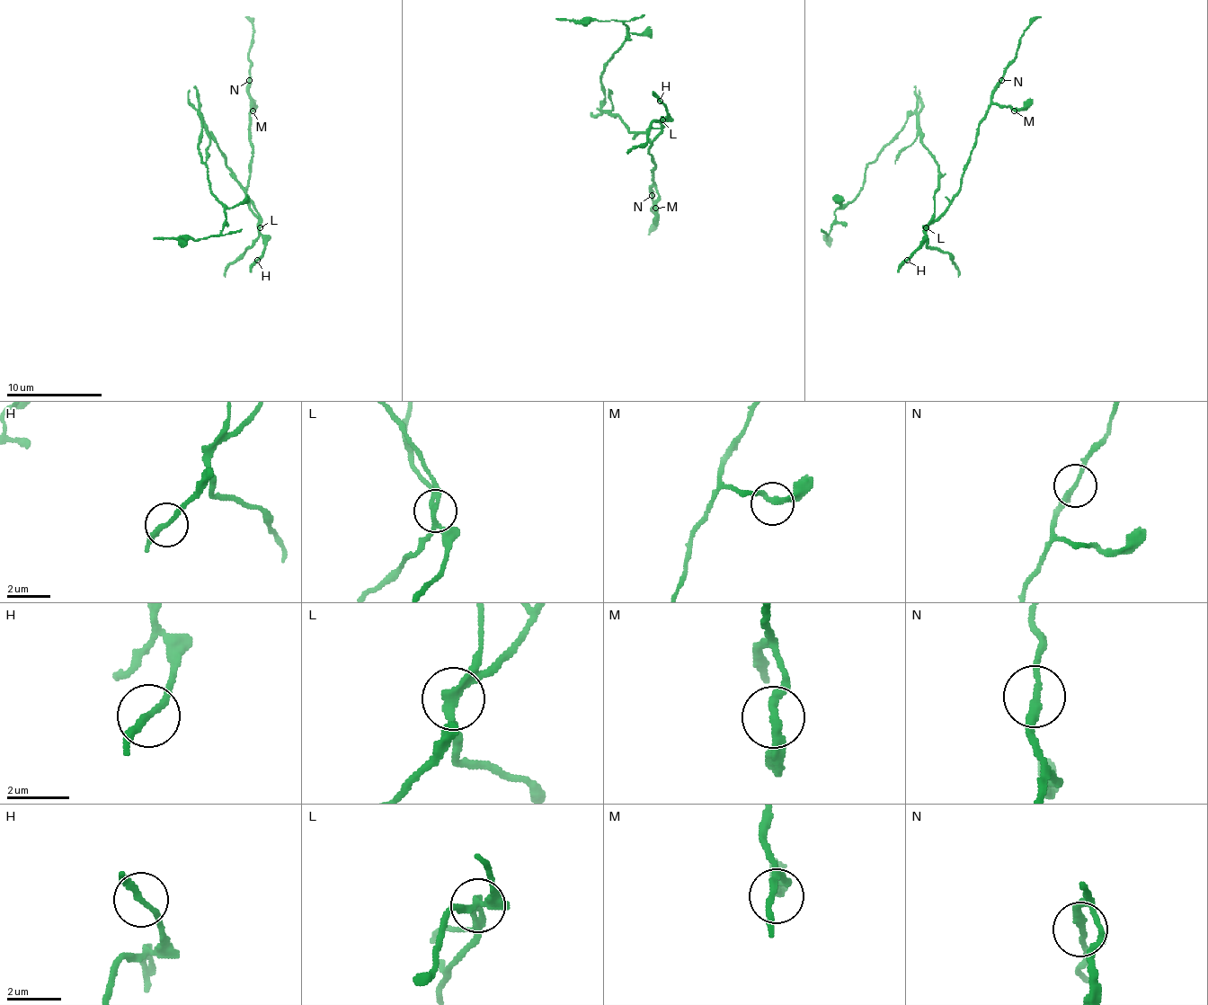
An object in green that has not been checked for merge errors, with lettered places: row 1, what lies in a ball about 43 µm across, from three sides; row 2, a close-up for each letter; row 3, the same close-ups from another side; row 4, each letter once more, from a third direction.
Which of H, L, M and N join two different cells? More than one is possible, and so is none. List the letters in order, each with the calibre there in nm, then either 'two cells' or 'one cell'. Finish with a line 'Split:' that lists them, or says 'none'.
H: 220 nm thick; one cell
L: 200 nm thick; two cells
M: 260 nm thick; one cell
N: 240 nm thick; one cell
Split: L

